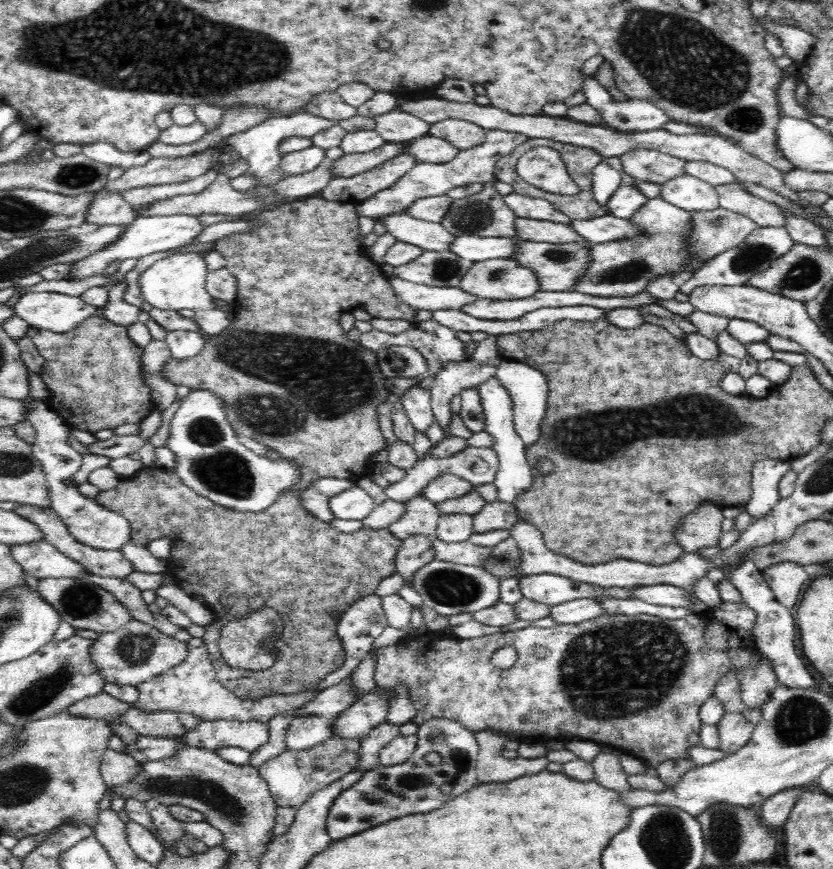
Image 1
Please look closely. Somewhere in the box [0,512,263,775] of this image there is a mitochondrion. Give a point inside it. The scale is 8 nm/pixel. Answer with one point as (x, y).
(43, 692)

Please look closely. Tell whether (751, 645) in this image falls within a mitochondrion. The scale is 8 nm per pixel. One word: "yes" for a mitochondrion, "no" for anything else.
no

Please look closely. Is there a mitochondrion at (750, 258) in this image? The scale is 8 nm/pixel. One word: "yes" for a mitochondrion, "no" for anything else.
yes

